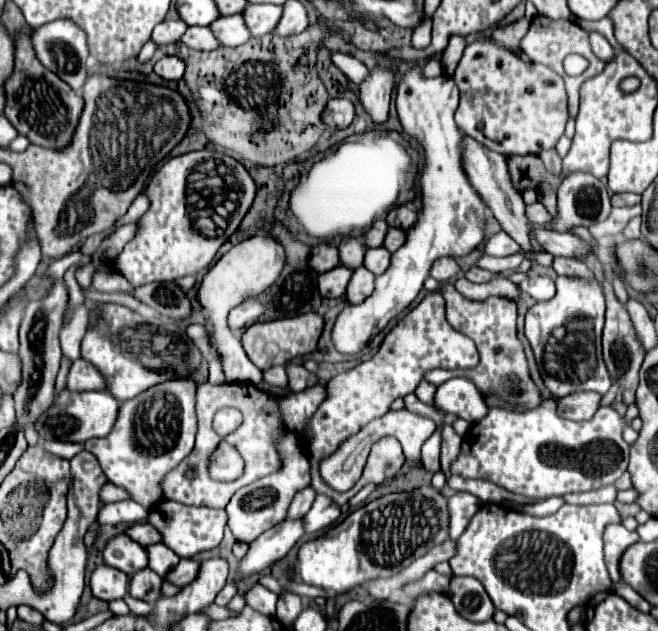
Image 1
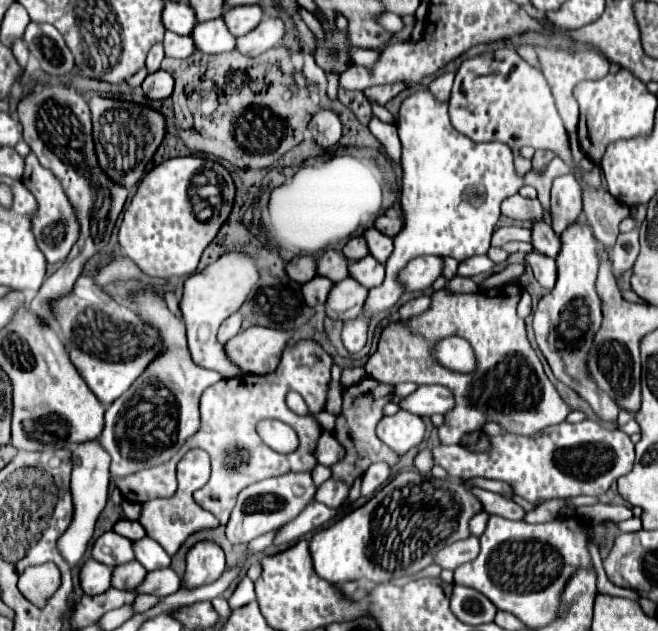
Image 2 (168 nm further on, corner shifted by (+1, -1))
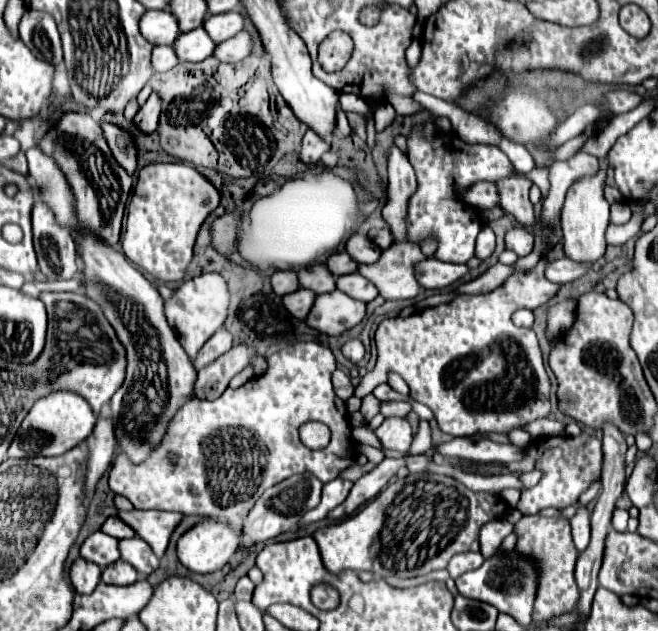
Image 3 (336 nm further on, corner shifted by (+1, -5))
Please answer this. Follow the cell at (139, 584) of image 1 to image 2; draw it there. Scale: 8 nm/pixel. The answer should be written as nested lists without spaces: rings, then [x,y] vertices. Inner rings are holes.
[[[129,561],[125,565],[117,565],[113,569],[111,587],[115,587],[115,589],[135,589],[137,585],[141,585],[145,575],[147,575],[145,567],[139,565],[137,561]]]

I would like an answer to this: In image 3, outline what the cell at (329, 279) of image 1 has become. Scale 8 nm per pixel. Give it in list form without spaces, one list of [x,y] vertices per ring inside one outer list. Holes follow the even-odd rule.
[[[299,289],[295,293],[285,295],[283,303],[291,315],[295,315],[297,319],[305,319],[309,315],[309,311],[313,309],[315,297],[317,297],[317,293],[309,291],[309,289]]]

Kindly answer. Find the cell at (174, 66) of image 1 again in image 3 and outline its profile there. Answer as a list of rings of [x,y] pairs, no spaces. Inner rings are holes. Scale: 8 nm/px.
[[[151,93],[149,99],[145,101],[145,105],[137,111],[135,123],[141,131],[153,133],[159,125],[159,115],[161,115],[161,97],[157,93]]]

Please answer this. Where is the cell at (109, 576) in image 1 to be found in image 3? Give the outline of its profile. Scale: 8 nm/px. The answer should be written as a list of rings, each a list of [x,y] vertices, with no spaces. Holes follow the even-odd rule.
[[[77,559],[73,565],[71,565],[71,583],[75,587],[77,593],[93,593],[93,589],[101,583],[101,567],[91,563],[91,561],[85,561],[85,559]]]

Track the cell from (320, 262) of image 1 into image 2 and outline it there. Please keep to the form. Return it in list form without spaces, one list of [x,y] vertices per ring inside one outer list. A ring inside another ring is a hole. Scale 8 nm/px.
[[[299,255],[293,257],[287,265],[285,265],[285,273],[295,281],[295,283],[307,283],[309,279],[315,277],[315,259],[307,257],[307,255]]]

